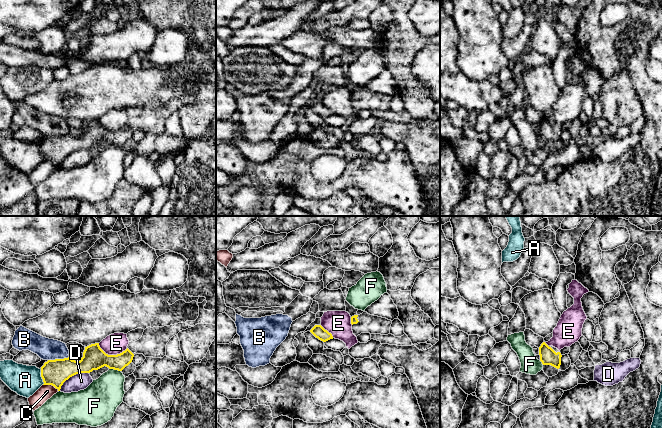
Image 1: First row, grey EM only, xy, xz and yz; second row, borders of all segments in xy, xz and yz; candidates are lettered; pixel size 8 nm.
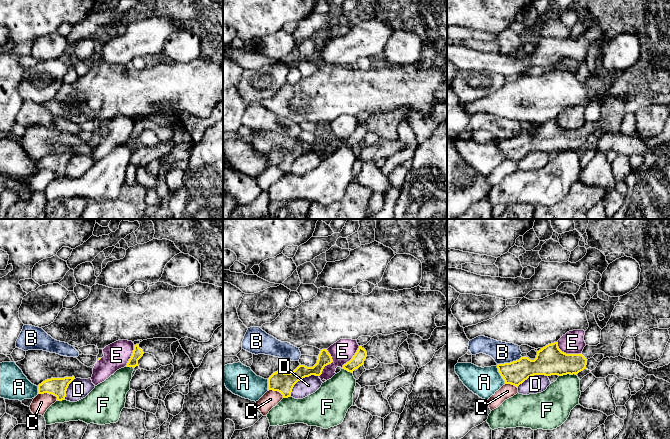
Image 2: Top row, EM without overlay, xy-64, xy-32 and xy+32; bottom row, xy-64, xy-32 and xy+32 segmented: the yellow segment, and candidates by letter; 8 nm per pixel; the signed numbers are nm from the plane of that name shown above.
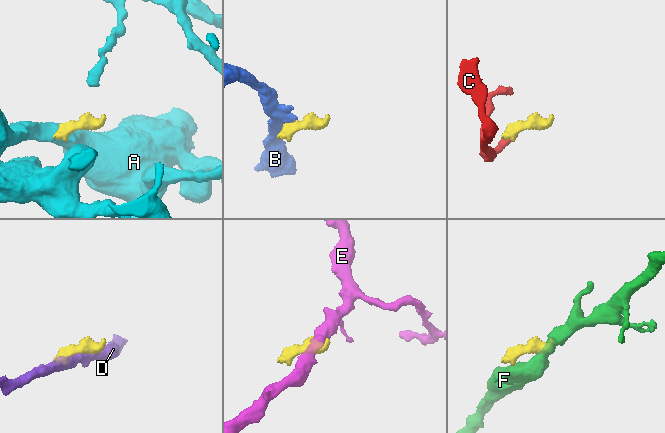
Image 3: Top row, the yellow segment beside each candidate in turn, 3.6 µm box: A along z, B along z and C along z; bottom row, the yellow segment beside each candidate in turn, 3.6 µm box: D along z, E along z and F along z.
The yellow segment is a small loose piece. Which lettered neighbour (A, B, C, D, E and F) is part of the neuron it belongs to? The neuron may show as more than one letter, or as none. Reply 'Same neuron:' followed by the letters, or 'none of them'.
Same neuron: none of them

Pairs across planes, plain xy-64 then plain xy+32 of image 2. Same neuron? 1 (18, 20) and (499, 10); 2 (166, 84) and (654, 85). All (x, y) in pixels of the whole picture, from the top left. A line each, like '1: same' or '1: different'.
1: same
2: different

